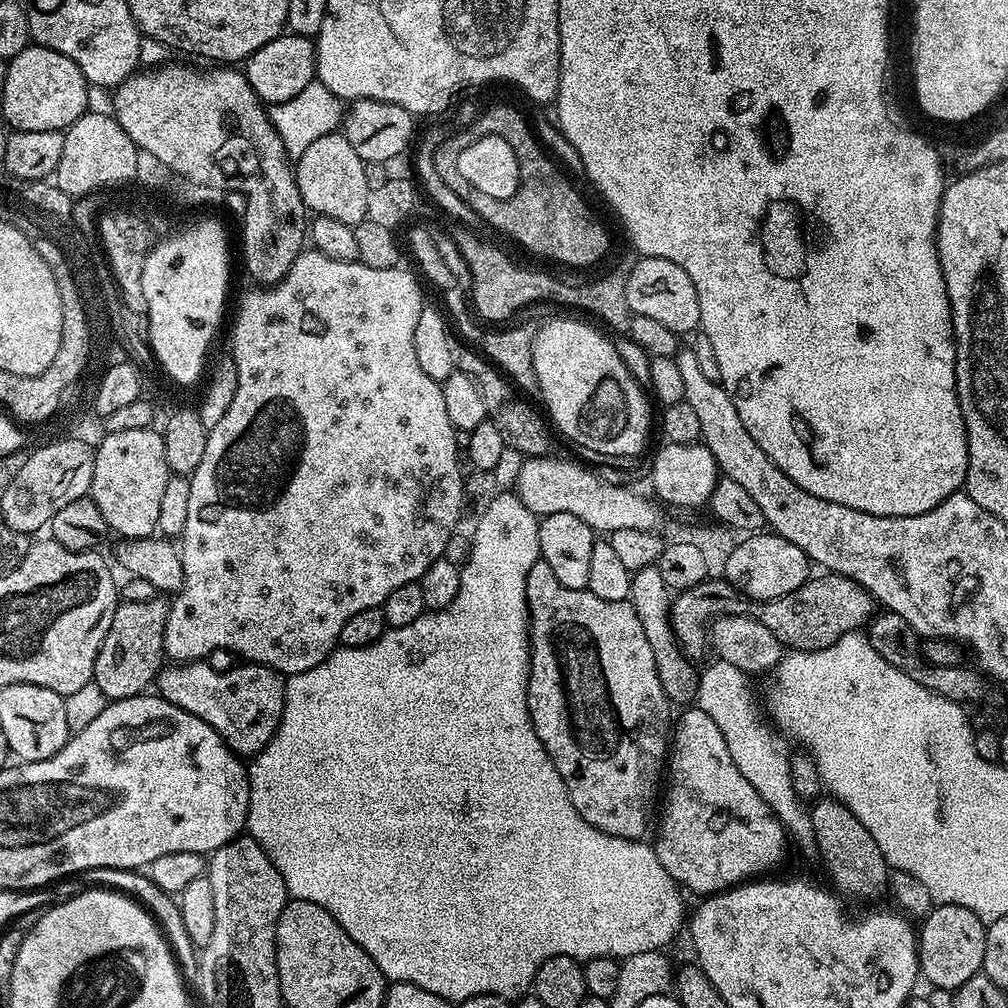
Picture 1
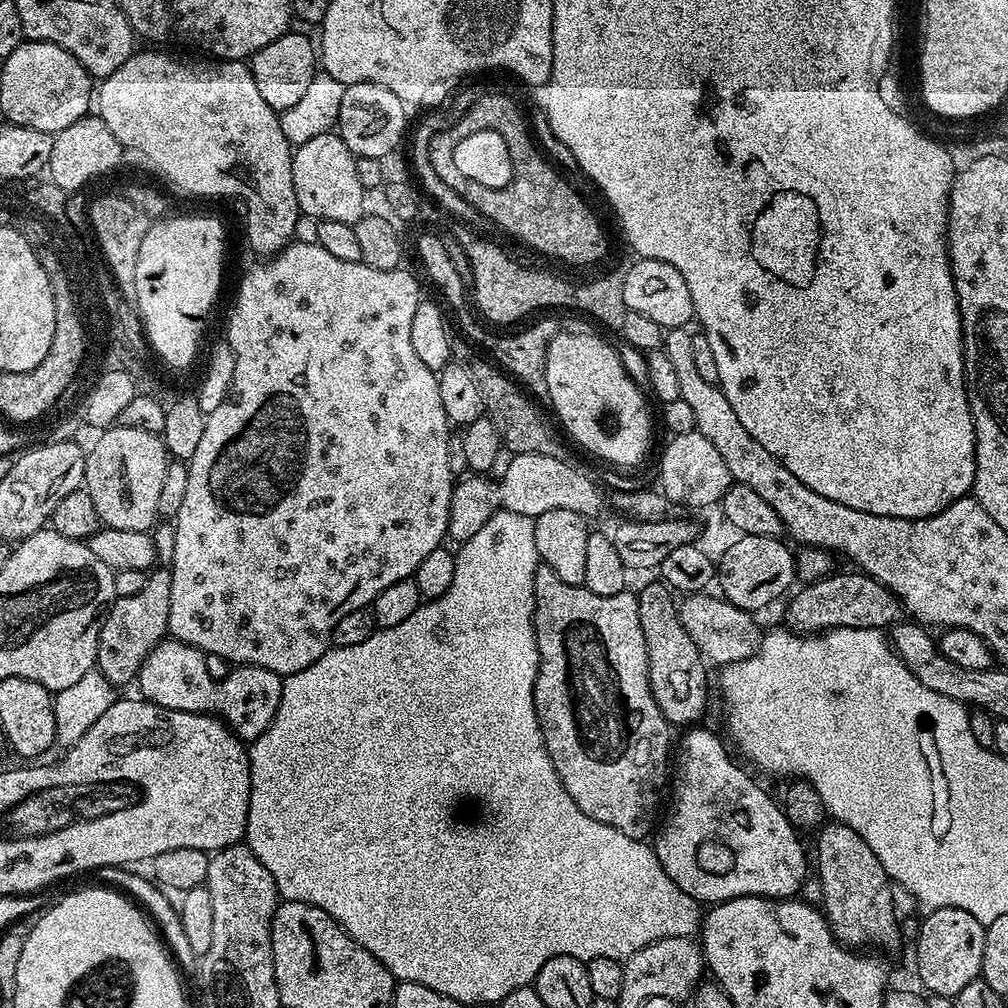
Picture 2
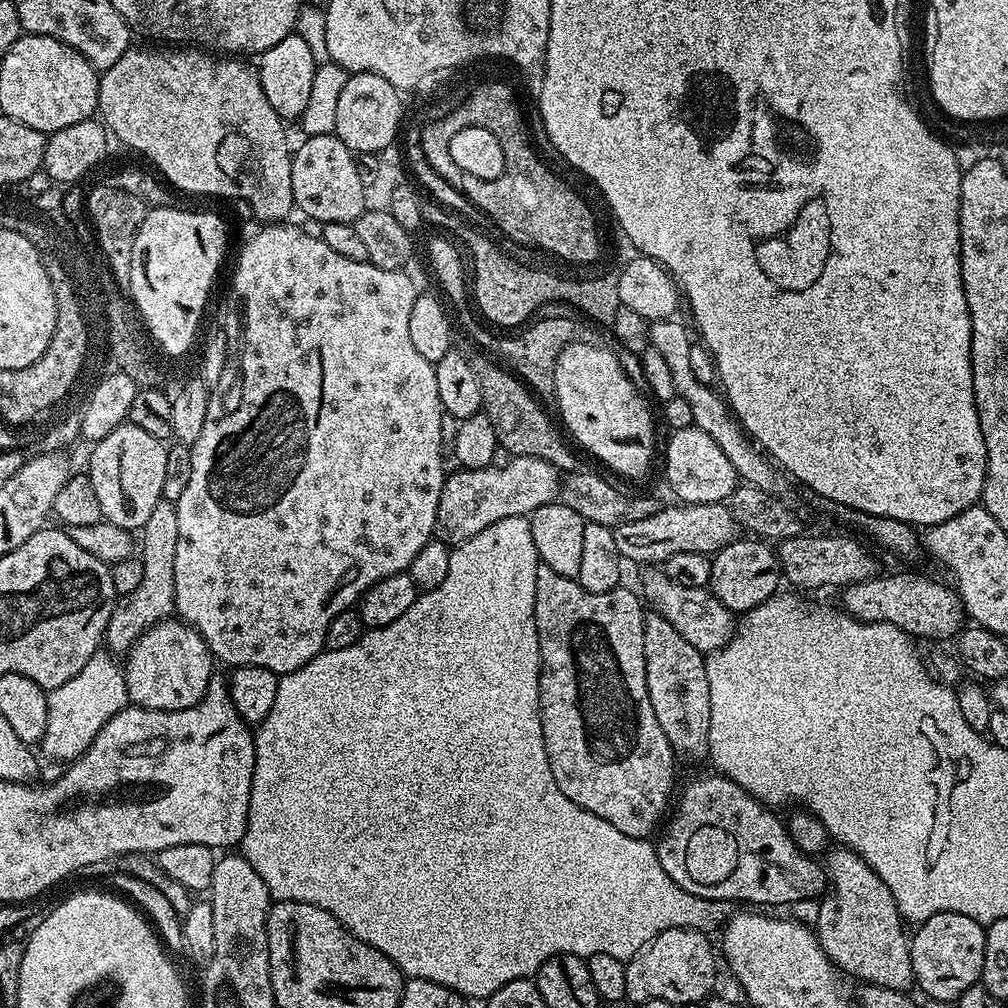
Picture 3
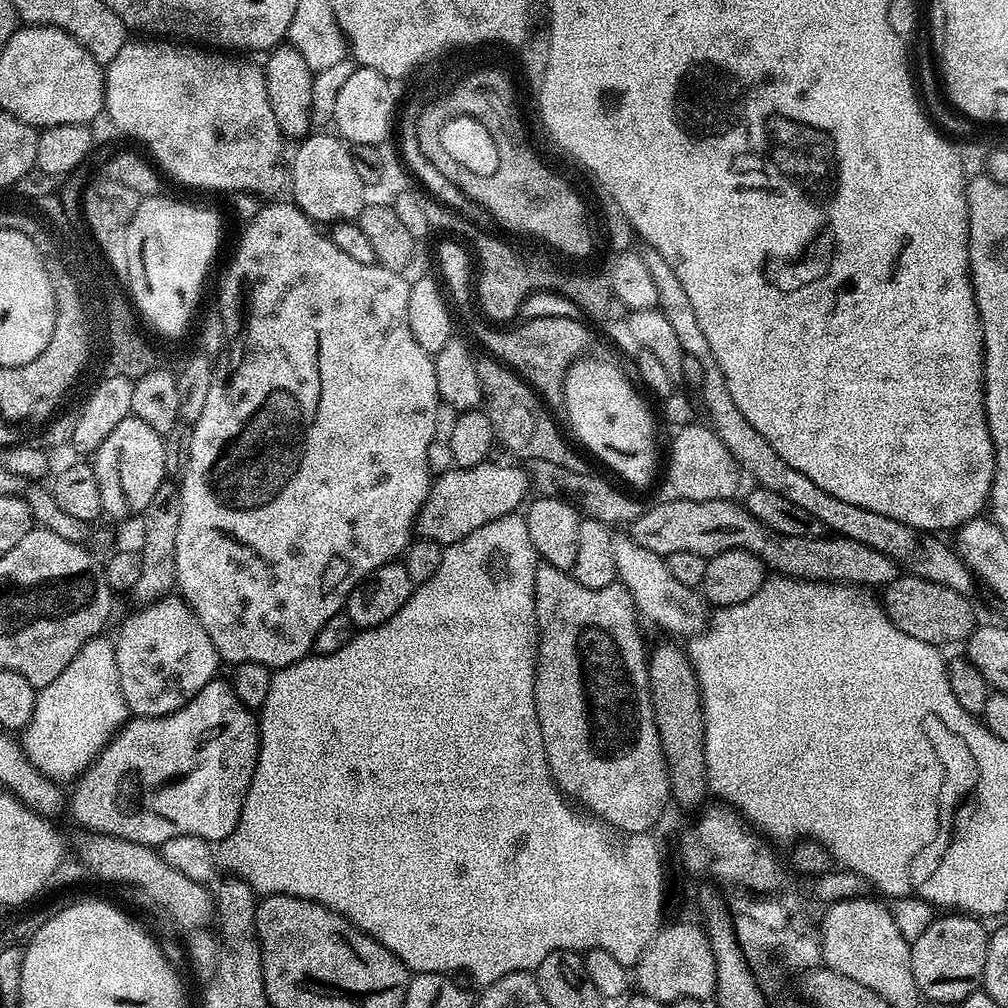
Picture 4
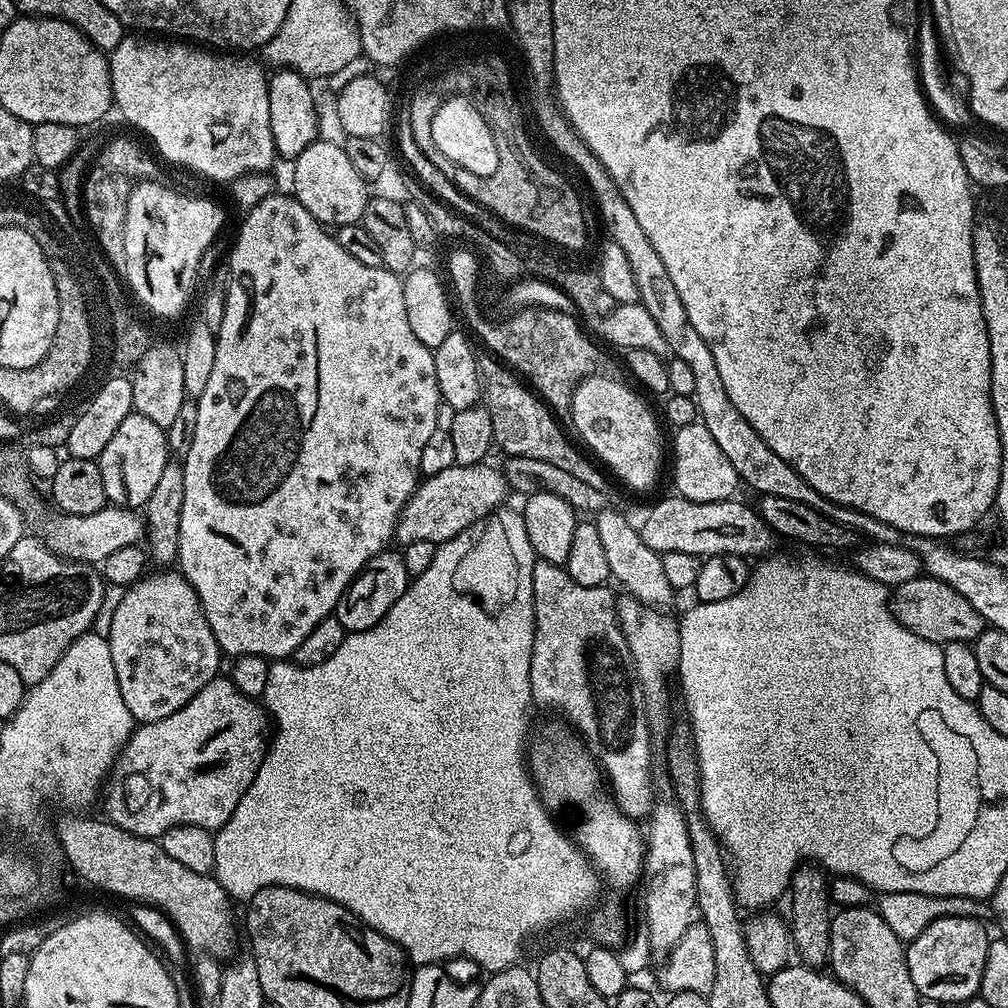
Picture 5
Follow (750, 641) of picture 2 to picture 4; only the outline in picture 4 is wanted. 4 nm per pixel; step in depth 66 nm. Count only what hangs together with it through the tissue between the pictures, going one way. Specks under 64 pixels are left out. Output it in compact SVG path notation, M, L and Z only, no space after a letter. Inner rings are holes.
M617 535L613 539L614 566L619 583L624 585L635 603L637 611L662 629L676 635L691 638L700 635L710 618L710 608L703 595L695 588L683 586L670 574L667 559L632 540L631 535Z

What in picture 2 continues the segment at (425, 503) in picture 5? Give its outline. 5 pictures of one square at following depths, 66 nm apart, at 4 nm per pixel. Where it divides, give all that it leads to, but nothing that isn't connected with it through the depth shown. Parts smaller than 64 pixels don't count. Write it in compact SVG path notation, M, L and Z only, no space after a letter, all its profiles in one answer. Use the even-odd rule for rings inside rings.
M515 453L509 468L500 478L489 478L478 474L469 475L453 485L451 496L451 514L448 519L448 533L456 542L463 542L474 536L486 522L500 511L517 516L526 516L535 519L552 509L574 510L580 516L593 518L602 508L604 498L599 488L578 469L566 463L563 457L544 454Z

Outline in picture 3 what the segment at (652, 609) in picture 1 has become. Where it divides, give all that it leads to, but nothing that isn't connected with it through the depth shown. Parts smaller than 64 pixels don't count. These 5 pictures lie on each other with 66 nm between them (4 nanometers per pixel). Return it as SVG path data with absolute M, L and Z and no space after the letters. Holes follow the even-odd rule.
M650 612L644 617L643 658L646 660L646 686L650 704L673 753L680 758L704 758L708 751L710 728L710 688L706 679L705 655L689 644L661 614Z

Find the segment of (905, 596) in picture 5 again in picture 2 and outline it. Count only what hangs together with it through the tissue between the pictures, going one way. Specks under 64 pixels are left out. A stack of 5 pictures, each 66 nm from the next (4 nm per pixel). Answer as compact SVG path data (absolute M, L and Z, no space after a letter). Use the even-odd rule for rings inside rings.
M856 570L833 571L831 576L813 580L788 604L787 627L801 634L819 634L830 628L878 628L887 629L902 616L902 602L882 582Z

